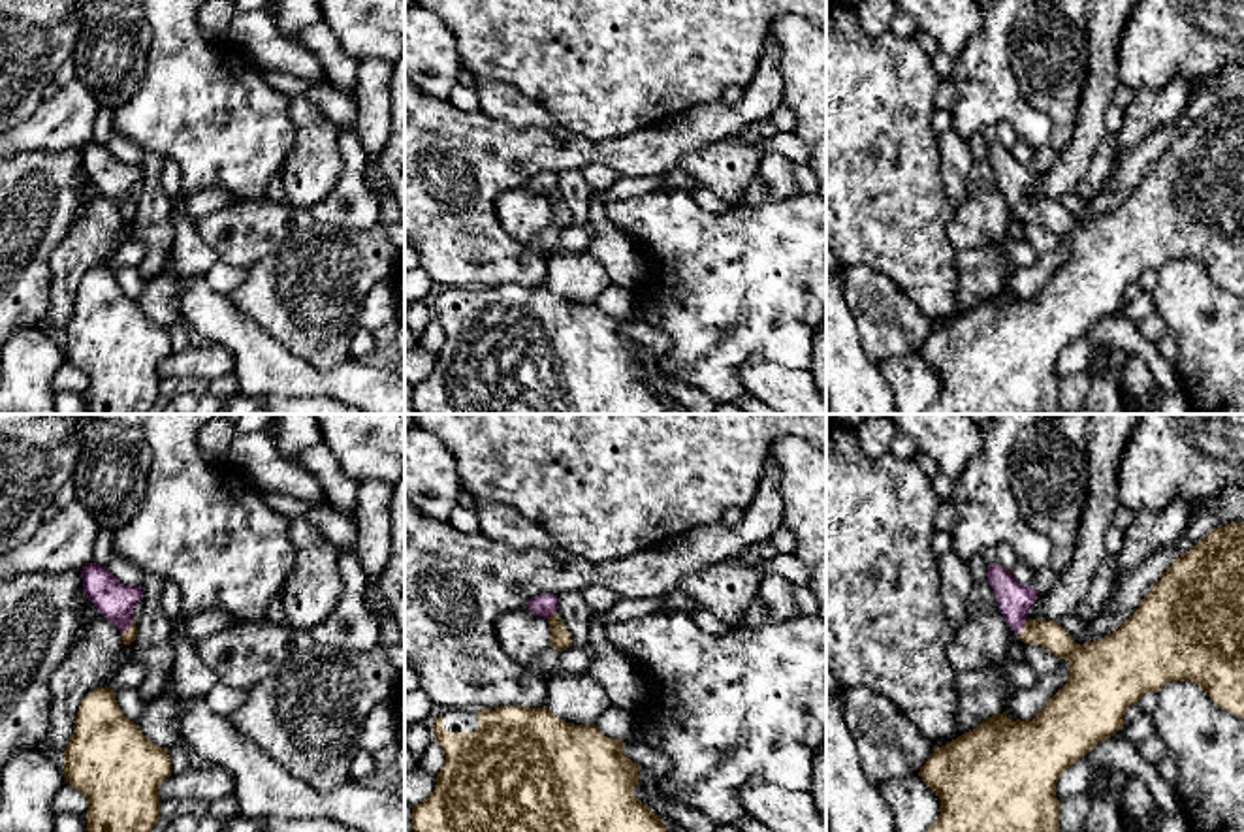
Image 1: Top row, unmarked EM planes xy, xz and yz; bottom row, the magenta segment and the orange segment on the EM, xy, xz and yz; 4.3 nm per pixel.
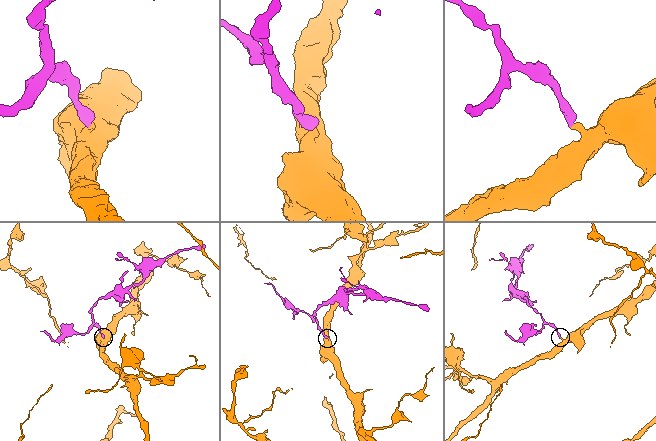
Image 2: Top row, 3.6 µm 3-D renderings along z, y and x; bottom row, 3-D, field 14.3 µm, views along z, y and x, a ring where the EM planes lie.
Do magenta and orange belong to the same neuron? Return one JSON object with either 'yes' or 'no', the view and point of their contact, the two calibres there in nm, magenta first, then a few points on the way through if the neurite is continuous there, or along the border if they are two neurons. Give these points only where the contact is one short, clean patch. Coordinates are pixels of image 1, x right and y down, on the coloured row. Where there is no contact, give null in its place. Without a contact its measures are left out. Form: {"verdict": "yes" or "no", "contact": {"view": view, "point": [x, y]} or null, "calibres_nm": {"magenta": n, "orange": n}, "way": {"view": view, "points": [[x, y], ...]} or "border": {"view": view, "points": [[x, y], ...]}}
{"verdict": "yes", "contact": {"view": "xy", "point": [128, 627]}, "calibres_nm": {"magenta": 160, "orange": 60}, "way": {"view": "xy", "points": [[115, 601], [128, 627], [128, 637]]}}

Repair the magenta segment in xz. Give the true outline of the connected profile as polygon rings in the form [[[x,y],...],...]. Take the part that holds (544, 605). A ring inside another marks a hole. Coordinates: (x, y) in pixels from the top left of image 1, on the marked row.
[[[540,595],[527,602],[527,608],[550,621],[553,649],[565,651],[572,646],[572,638],[563,619],[557,616],[557,595]]]

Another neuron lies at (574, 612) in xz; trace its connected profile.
[[[578,591],[557,595],[557,602],[557,612],[570,632],[572,646],[585,646],[589,642],[591,606]]]

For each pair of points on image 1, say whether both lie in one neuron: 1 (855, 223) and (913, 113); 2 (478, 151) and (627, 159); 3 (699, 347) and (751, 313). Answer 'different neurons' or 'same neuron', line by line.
1: same neuron
2: same neuron
3: same neuron

